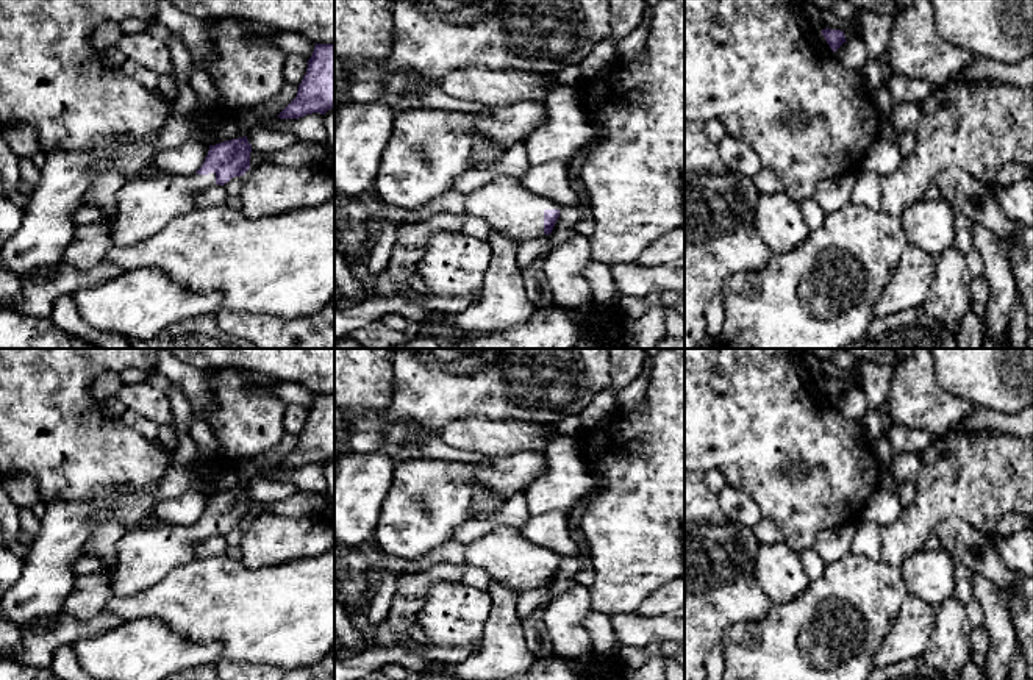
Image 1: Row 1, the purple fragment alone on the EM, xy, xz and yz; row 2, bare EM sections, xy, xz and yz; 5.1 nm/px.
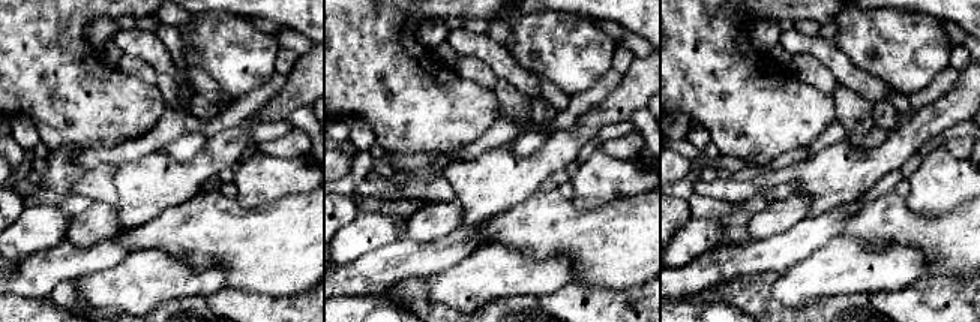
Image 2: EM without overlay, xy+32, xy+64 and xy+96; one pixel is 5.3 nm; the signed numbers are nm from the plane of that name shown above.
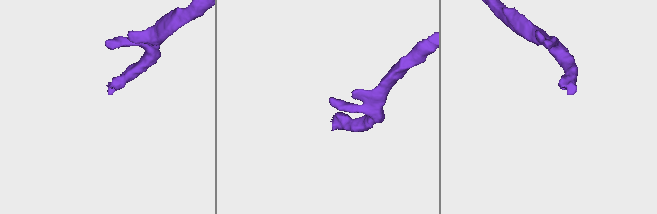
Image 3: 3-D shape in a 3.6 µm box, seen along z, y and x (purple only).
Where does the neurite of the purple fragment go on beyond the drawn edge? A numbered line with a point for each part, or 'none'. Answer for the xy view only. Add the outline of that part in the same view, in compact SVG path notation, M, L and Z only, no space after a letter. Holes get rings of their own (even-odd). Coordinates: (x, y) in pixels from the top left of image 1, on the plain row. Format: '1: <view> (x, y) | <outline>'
1: xy (147, 554) | M153 516L142 525L128 527L117 544L119 561L116 566L109 567L108 578L111 582L113 596L128 597L156 586L172 571L194 561L195 546L211 536L216 536L214 522L208 525L194 524L184 527Z

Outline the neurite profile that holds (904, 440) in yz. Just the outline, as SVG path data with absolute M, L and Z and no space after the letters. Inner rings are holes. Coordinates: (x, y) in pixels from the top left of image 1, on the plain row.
M892 425L888 431L888 441L894 452L902 453L924 453L935 438L922 430L908 428L903 425Z

